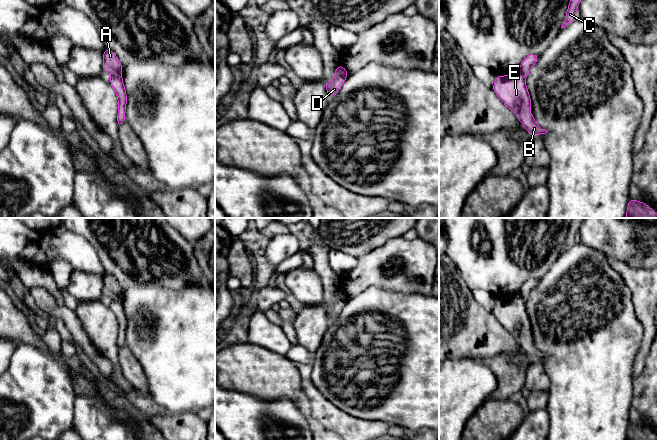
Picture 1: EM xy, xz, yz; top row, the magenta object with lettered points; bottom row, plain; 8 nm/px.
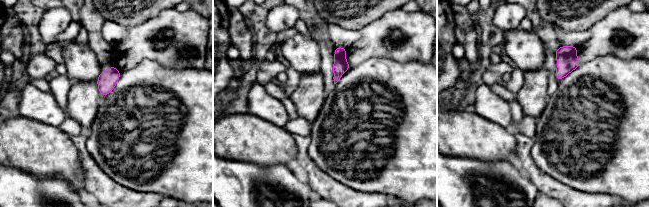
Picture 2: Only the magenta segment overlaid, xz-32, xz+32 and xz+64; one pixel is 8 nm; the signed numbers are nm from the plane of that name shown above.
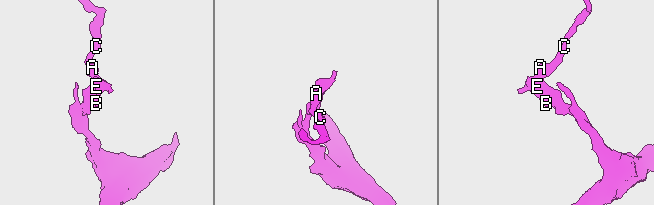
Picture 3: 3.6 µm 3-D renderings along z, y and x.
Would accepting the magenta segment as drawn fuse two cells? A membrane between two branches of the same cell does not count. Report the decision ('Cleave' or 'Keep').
Cleave

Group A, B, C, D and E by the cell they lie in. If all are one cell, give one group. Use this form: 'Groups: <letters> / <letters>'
Groups: A C D / B E

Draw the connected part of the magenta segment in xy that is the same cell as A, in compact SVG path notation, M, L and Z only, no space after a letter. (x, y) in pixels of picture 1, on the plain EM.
M105 272L103 275L102 294L104 296L108 296L112 300L121 299L123 295L123 291L117 279L107 272Z

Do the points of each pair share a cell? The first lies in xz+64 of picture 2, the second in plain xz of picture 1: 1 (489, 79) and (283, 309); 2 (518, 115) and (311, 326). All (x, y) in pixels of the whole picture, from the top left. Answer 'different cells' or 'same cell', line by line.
1: different cells
2: different cells

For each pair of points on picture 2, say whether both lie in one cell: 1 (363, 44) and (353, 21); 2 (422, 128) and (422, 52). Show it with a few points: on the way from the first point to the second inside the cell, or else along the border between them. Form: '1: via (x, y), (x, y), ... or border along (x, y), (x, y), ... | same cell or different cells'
1: border along (380, 17), (364, 25), (359, 30) | different cells
2: border along (398, 62), (420, 61), (426, 63) | different cells

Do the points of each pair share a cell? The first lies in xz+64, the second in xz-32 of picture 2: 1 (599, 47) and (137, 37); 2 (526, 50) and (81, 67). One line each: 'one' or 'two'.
1: one
2: one

